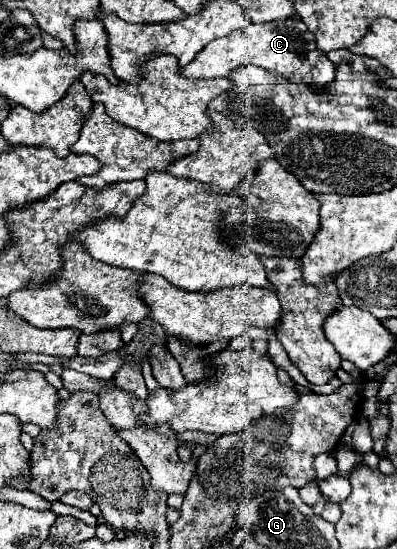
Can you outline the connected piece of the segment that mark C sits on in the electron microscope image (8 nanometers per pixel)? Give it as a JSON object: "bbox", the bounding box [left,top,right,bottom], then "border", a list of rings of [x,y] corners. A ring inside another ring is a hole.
{"bbox":[179,16,335,84],"border":[[[299,16],[265,24],[249,22],[245,28],[235,30],[225,38],[211,40],[211,44],[207,44],[185,68],[179,68],[179,72],[187,78],[225,78],[233,68],[243,64],[255,64],[289,82],[328,84],[335,79],[334,64],[317,48],[315,36],[307,30]]]}

